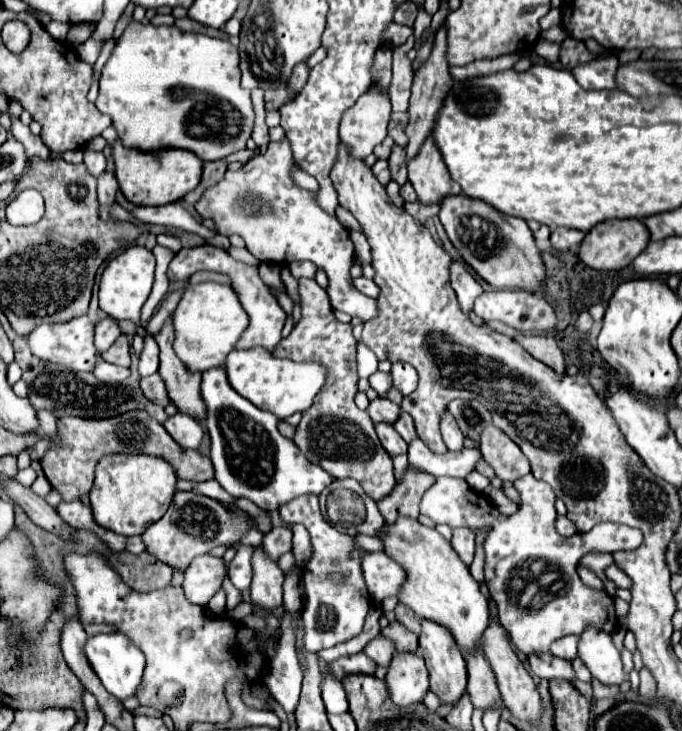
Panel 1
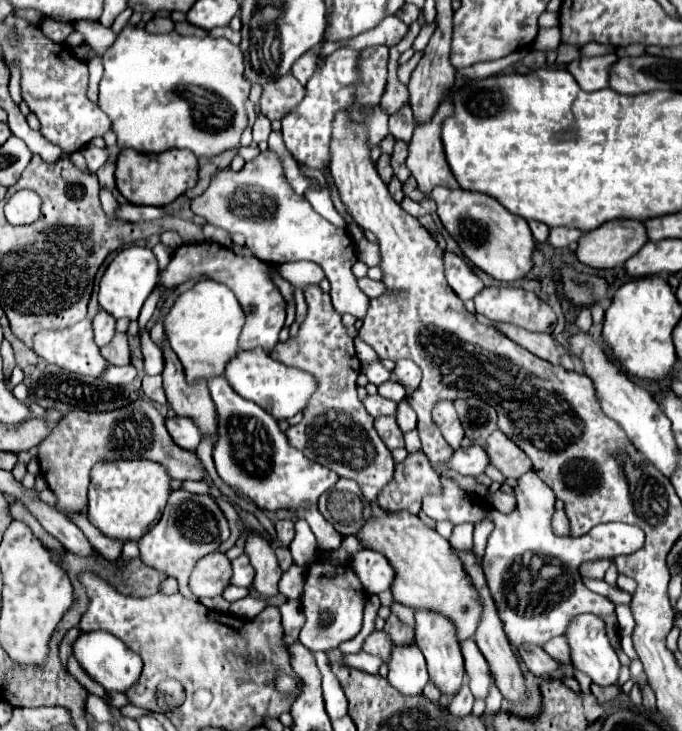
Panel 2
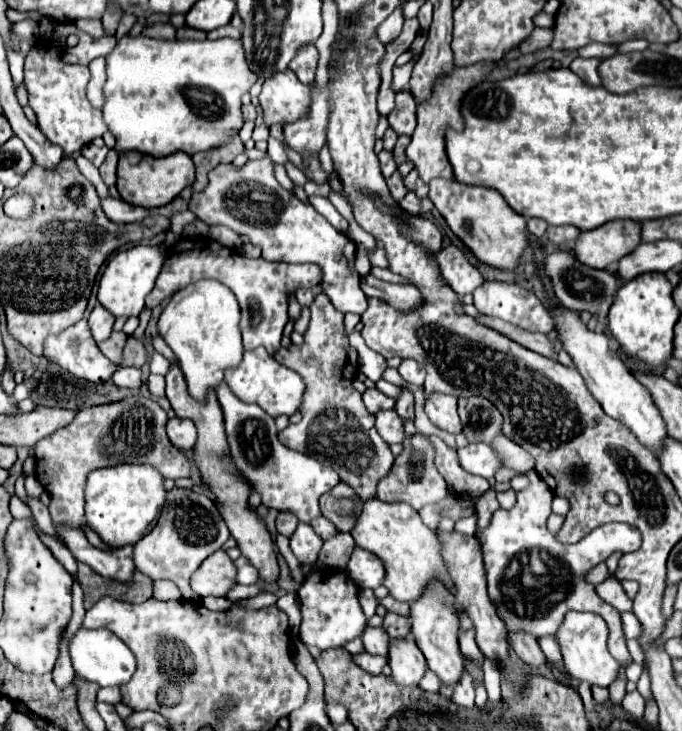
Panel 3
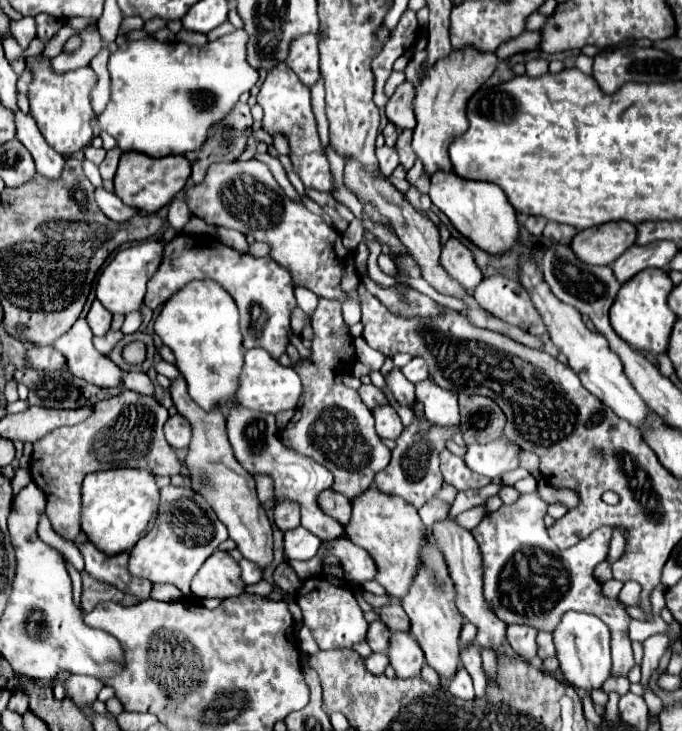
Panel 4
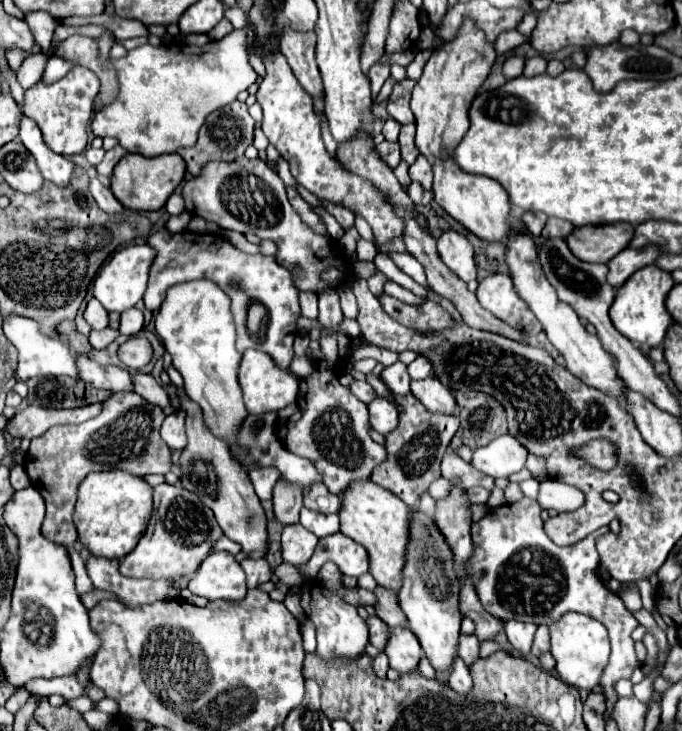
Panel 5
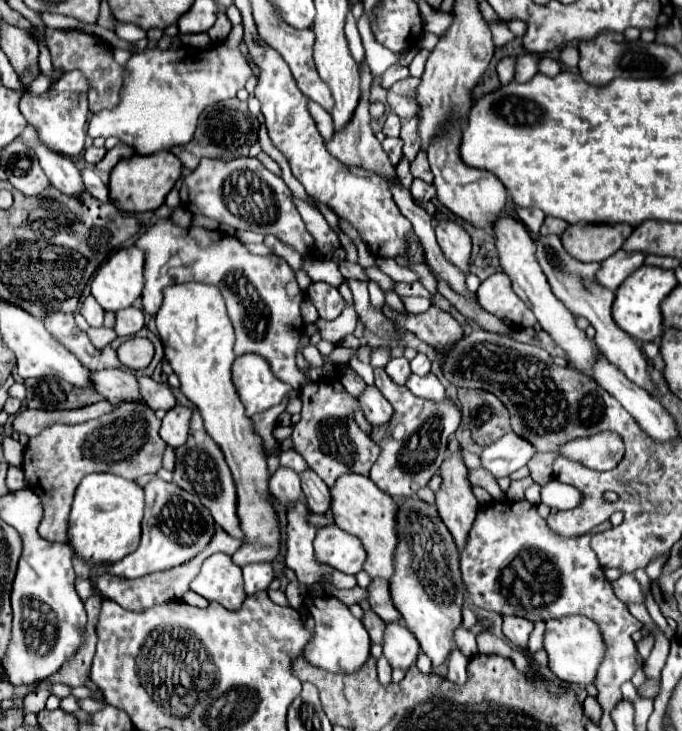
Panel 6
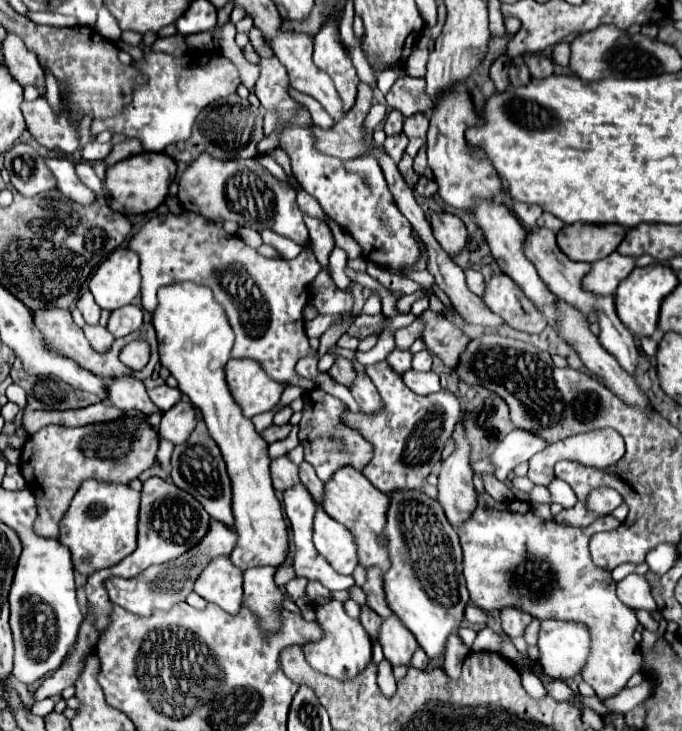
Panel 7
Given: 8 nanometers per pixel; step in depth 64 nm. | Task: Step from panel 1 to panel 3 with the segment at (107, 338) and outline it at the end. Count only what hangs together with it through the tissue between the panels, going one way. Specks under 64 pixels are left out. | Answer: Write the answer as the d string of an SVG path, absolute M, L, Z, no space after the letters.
M96 304L90 318L88 318L88 324L90 324L90 330L92 330L92 336L96 342L102 342L110 336L112 332L112 324L114 324L114 316L102 306L102 304Z

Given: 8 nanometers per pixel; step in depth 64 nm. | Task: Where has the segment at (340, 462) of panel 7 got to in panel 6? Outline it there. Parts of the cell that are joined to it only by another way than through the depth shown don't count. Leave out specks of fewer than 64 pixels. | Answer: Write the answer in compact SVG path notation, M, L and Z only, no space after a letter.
M314 382L300 390L302 400L302 420L294 426L292 440L294 448L302 454L308 466L332 488L338 476L356 472L368 474L368 468L376 462L380 448L372 442L368 434L364 434L354 422L354 404L358 402L350 394L336 394L328 382Z

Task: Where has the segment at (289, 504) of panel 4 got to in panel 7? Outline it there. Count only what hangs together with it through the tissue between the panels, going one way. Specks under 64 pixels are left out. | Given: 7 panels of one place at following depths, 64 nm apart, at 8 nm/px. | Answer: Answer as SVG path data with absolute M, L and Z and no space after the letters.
M286 454L280 456L280 458L274 458L270 462L270 472L272 472L274 490L290 488L298 480L298 466Z

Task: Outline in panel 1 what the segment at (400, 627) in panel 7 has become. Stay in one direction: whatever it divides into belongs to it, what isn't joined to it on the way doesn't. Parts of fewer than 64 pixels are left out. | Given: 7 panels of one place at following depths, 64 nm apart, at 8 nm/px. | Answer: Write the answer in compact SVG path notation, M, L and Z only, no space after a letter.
M416 652L394 654L388 666L386 684L394 704L408 706L422 702L428 692L428 670L424 666L424 658Z

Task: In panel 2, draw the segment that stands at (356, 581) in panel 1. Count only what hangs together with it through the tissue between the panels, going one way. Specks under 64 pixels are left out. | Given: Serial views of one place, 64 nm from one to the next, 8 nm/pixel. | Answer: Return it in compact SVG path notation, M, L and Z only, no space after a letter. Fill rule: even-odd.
M306 506L306 508L300 510L296 516L298 516L298 518L304 518L304 520L310 524L310 528L312 528L312 532L314 532L314 536L316 536L318 546L320 546L322 552L332 552L332 550L336 550L336 548L340 546L342 536L340 536L340 534L336 532L336 528L318 512L316 506ZM326 560L310 564L300 602L306 614L306 622L300 630L300 642L310 650L328 652L338 648L342 642L352 640L362 630L364 588L360 588L360 580L356 580L350 566L332 566Z

